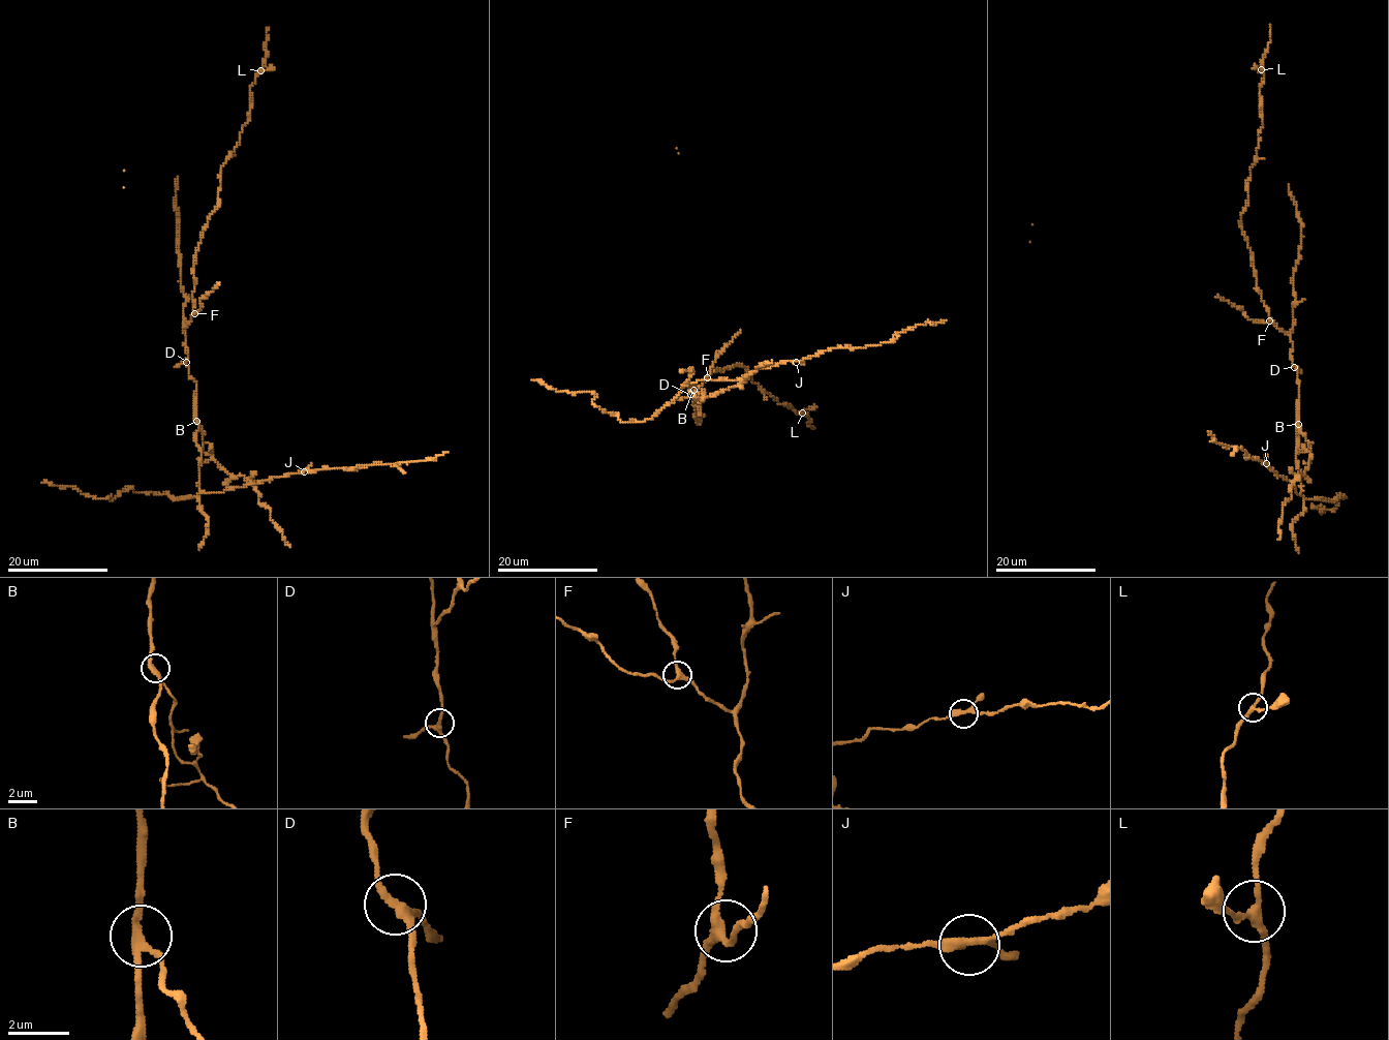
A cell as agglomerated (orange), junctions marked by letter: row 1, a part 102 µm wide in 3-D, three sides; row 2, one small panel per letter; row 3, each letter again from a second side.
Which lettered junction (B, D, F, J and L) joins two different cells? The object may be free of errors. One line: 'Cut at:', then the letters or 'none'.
Cut at: B

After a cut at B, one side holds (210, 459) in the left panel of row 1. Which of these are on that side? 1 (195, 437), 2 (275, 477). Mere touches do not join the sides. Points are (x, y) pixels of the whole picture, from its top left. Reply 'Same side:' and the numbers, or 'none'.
Same side: none

